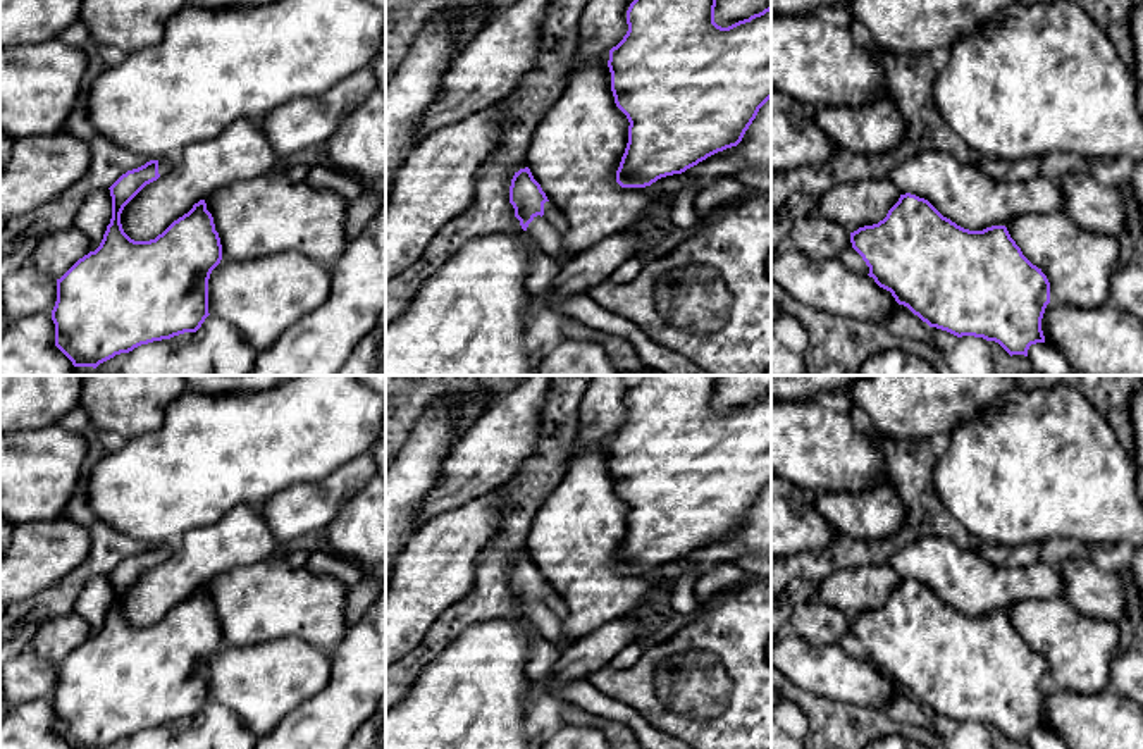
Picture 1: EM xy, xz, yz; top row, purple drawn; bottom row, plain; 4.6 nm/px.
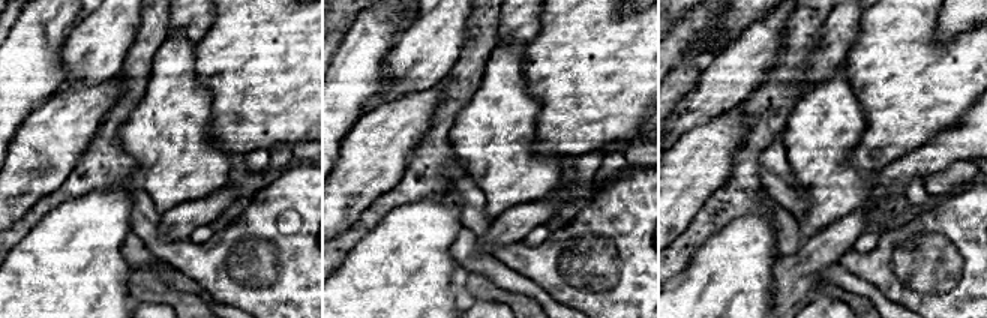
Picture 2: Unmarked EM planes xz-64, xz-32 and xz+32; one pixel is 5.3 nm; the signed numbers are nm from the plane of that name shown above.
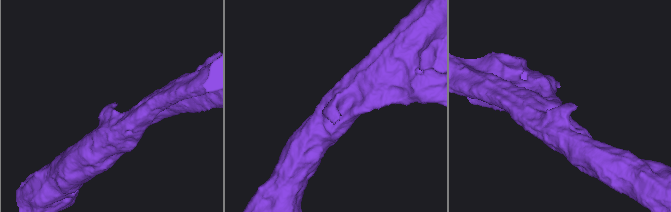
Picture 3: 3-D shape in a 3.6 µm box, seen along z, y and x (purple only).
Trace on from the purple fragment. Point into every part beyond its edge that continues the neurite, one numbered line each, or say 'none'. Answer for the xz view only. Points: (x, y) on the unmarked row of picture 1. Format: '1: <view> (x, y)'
1: xz (546, 617)

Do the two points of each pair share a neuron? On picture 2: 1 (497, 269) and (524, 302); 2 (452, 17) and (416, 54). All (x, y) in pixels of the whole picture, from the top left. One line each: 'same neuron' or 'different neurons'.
1: different neurons
2: same neuron

